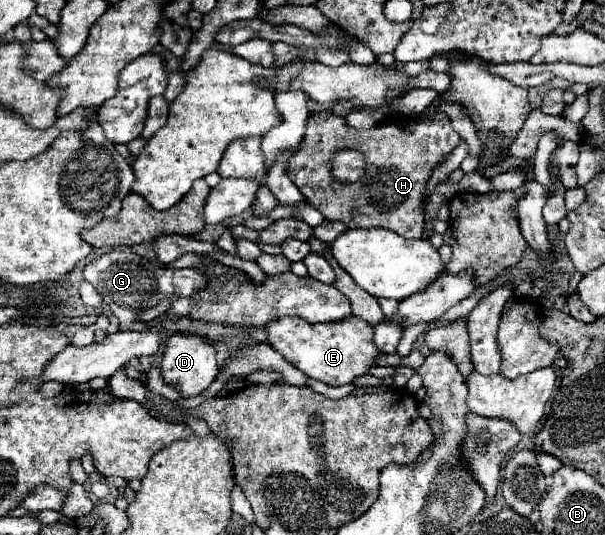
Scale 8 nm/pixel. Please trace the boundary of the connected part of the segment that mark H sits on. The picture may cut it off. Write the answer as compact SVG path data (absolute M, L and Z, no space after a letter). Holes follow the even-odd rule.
M317 112L311 114L307 122L307 132L303 138L303 144L295 152L295 156L289 160L289 178L299 188L303 198L317 208L327 220L339 220L347 228L387 228L403 238L417 240L423 236L425 228L425 216L423 216L423 200L425 200L425 186L427 180L439 164L447 160L447 156L453 152L453 148L459 142L459 134L453 132L449 124L449 116L445 114L431 114L425 120L419 120L415 128L403 126L401 120L385 122L367 130L355 130L345 124L343 118L331 114L331 112ZM337 150L357 150L365 154L365 174L357 182L339 182L331 176L331 158Z

